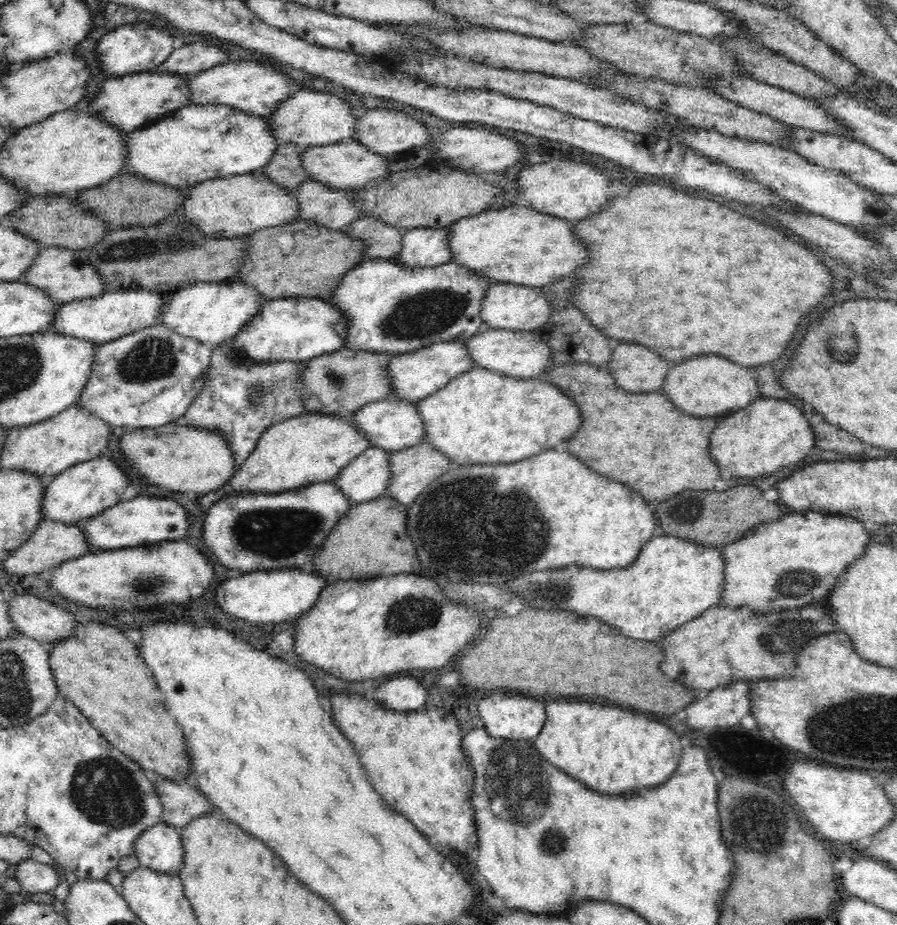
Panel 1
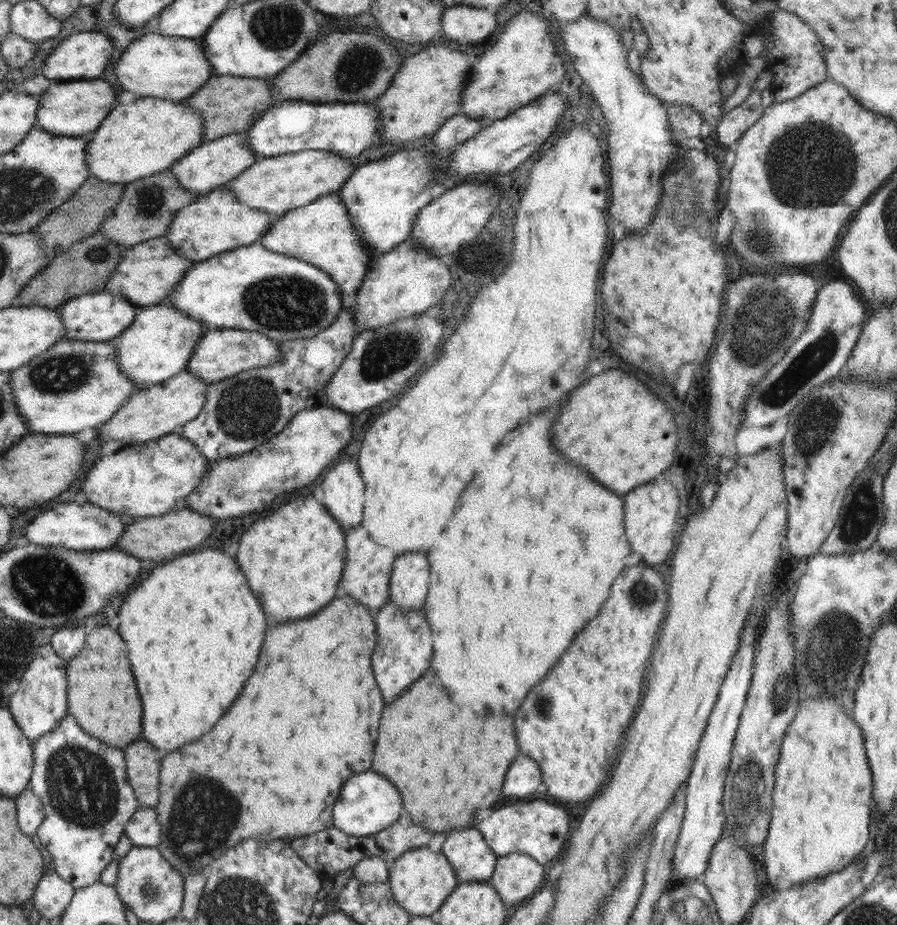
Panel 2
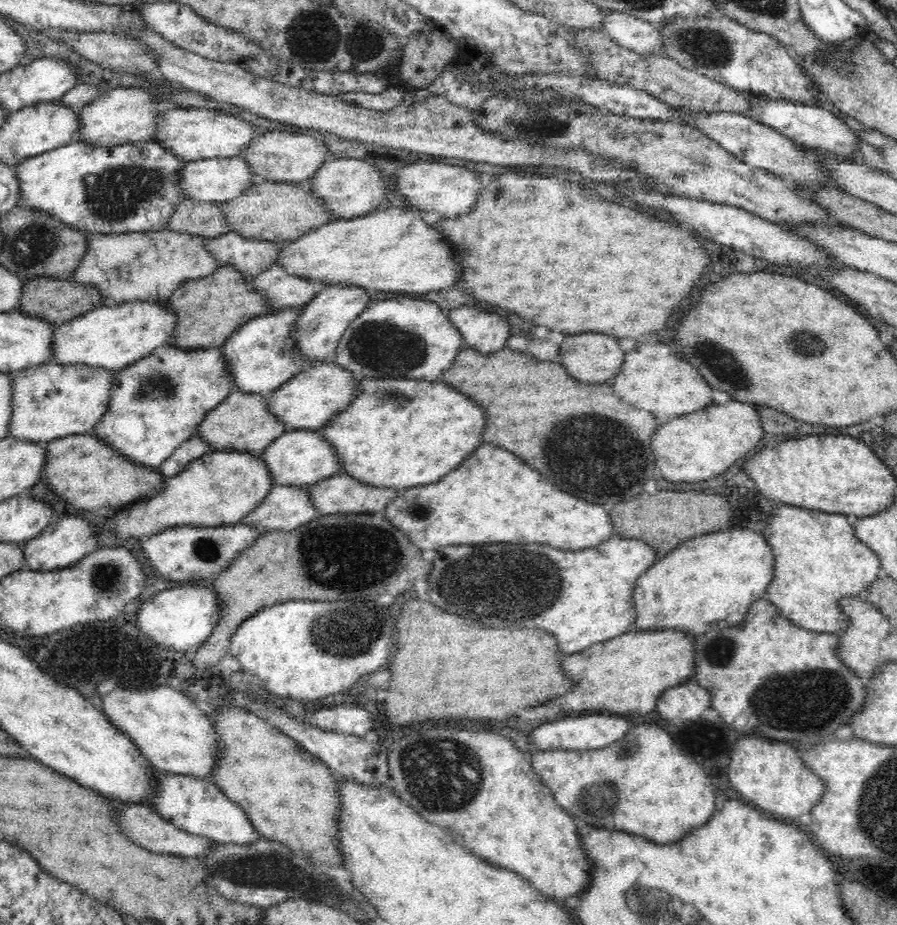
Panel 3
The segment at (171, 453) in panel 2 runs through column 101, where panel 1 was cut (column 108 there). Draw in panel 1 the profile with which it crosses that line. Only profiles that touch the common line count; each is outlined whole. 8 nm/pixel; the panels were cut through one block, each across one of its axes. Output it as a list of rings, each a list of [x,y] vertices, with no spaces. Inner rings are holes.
[[[100,455],[75,464],[46,482],[41,502],[43,518],[68,525],[91,519],[102,510],[118,504],[126,486],[126,475],[122,474],[118,464],[110,456]]]

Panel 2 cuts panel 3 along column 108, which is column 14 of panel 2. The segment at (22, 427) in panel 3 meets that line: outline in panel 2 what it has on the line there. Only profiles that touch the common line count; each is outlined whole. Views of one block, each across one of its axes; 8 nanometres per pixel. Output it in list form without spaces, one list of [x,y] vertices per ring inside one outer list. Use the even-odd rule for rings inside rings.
[[[62,338],[45,353],[11,373],[11,387],[17,411],[28,423],[30,432],[42,435],[70,435],[84,428],[98,429],[118,412],[118,409],[138,388],[118,366],[113,342],[79,341]]]

